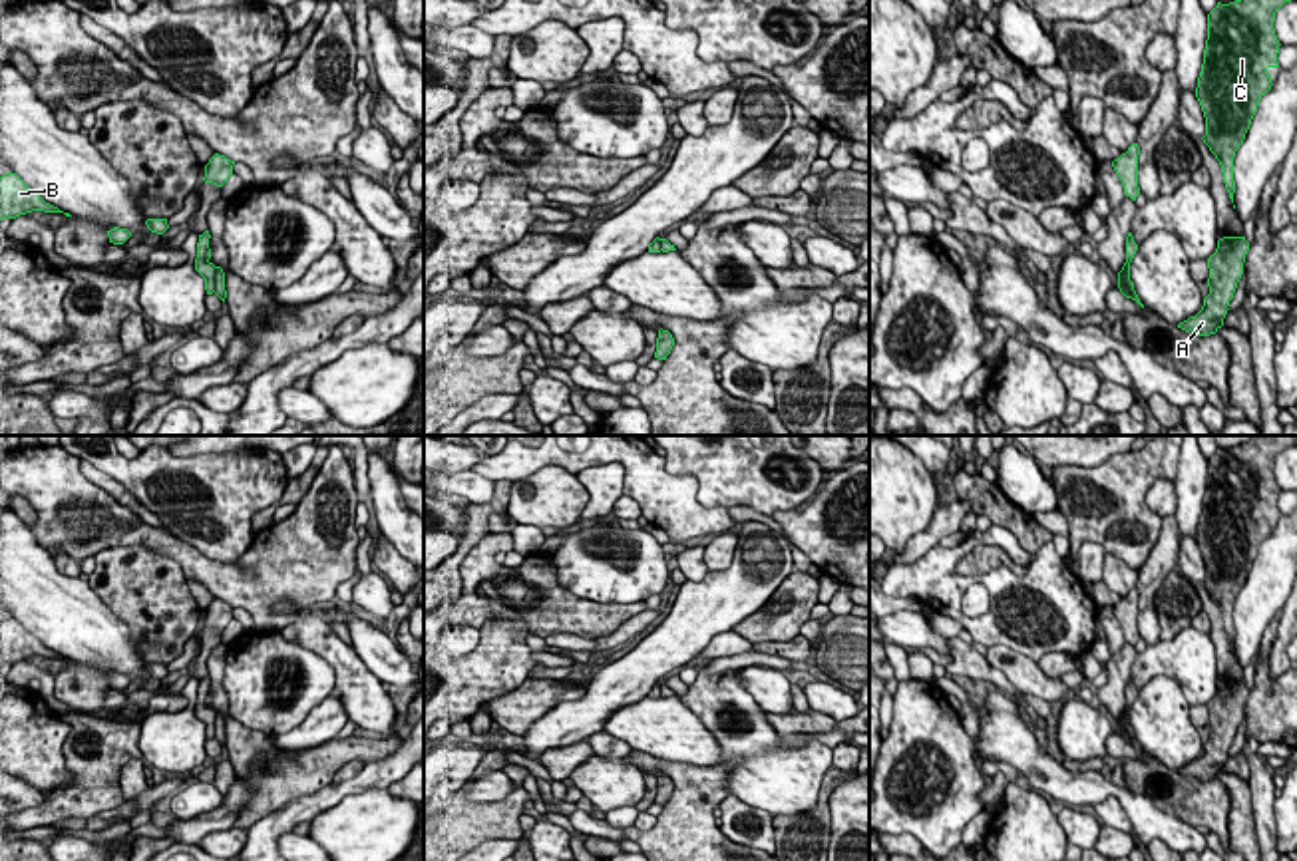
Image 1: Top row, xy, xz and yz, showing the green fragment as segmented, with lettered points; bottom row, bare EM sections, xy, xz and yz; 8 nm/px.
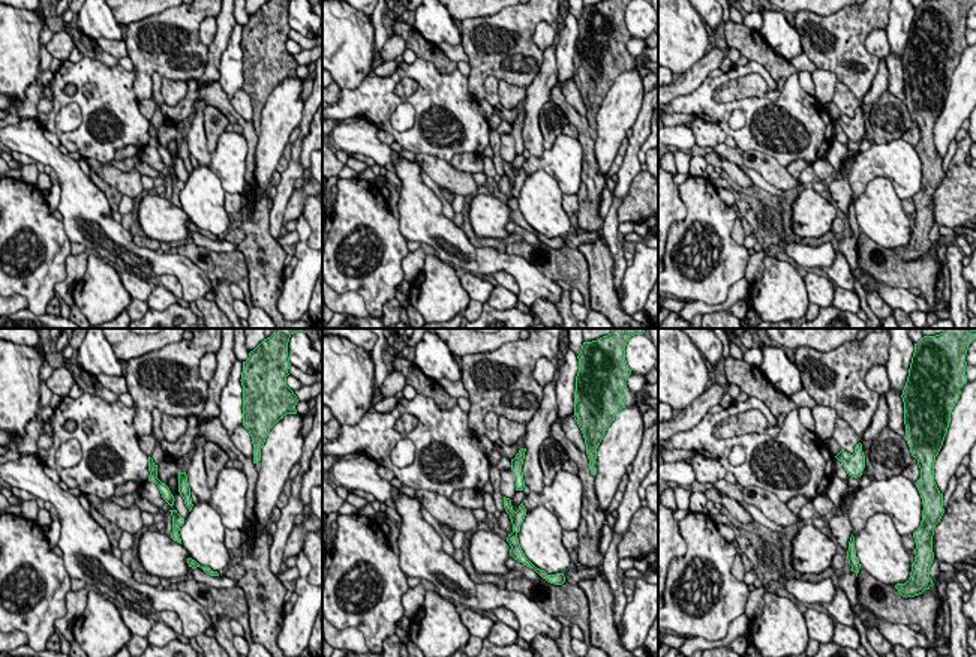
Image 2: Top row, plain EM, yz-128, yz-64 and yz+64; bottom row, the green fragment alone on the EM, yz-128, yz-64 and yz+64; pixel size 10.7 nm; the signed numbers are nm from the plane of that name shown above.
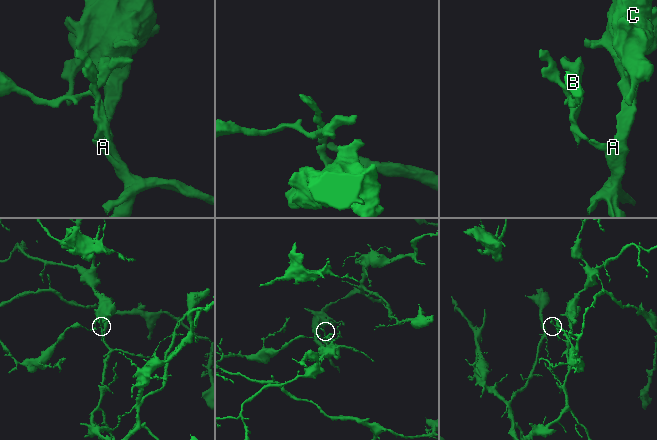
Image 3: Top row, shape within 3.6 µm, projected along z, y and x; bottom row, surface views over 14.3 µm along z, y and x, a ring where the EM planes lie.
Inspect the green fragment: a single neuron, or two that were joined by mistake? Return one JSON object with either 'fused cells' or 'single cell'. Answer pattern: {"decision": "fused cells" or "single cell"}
{"decision": "fused cells"}

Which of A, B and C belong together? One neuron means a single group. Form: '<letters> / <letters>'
A C / B

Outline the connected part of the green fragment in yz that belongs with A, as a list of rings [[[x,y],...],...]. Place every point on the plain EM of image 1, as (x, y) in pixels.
[[[1223,682],[1217,686],[1215,698],[1207,704],[1209,714],[1209,740],[1204,744],[1204,752],[1196,762],[1180,768],[1178,774],[1196,777],[1198,781],[1215,779],[1223,772],[1229,746],[1243,720],[1245,700],[1249,688],[1245,682]]]

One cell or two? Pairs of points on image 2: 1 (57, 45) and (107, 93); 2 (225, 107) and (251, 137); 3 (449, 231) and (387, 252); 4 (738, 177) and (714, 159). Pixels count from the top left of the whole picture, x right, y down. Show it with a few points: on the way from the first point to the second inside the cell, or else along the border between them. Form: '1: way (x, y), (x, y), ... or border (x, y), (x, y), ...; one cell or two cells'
1: border (68, 59), (62, 63); two cells
2: way (233, 114), (248, 129); one cell
3: border (398, 219), (401, 234), (407, 242); two cells
4: way (732, 171), (720, 162); one cell

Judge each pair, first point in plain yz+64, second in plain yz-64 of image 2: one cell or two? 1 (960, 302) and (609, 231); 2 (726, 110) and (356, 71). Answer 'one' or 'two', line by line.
1: one
2: two

